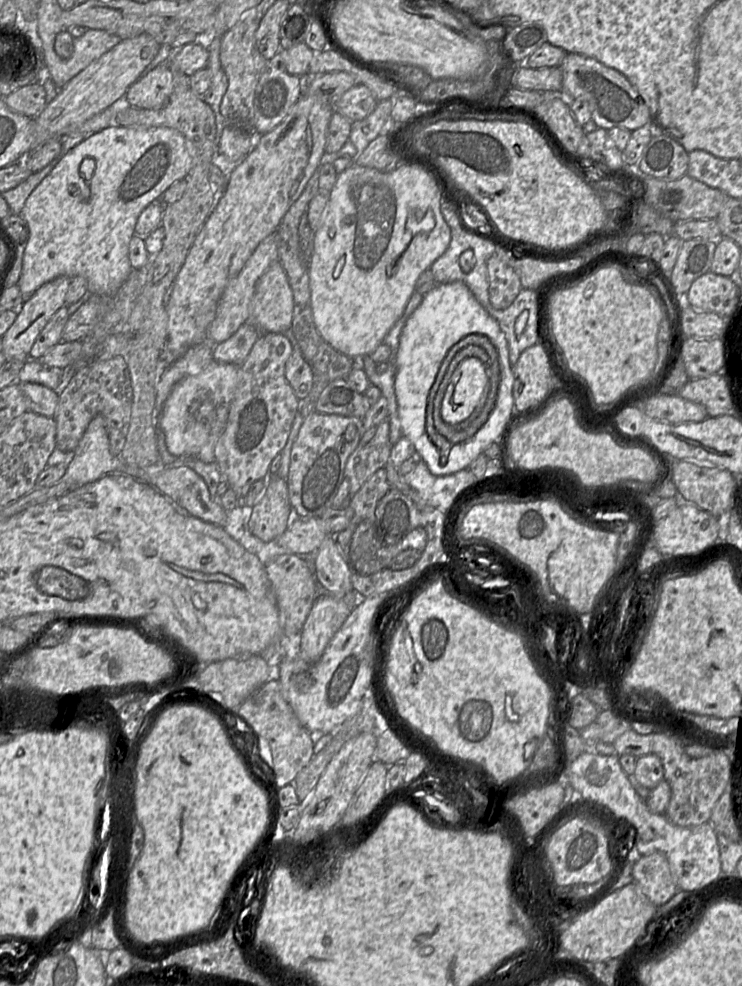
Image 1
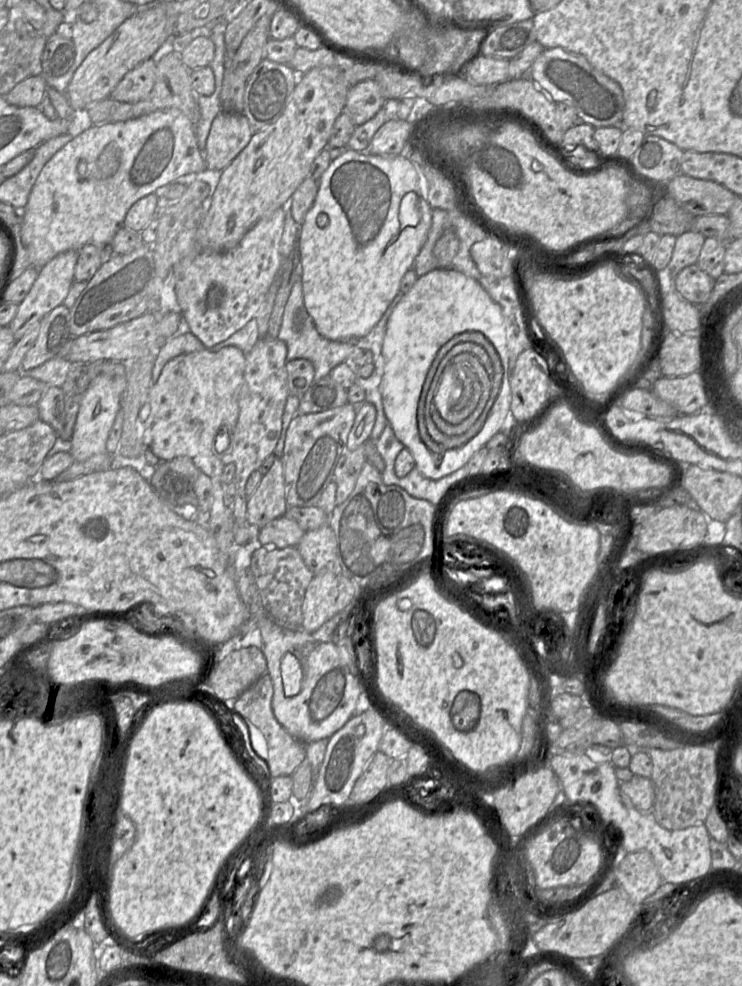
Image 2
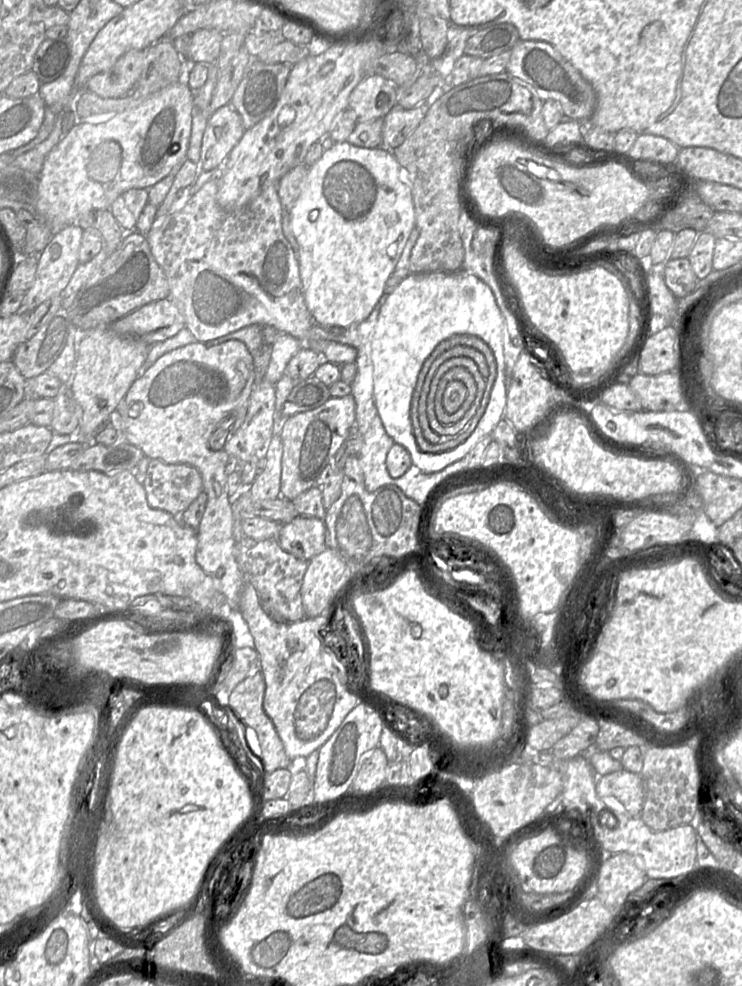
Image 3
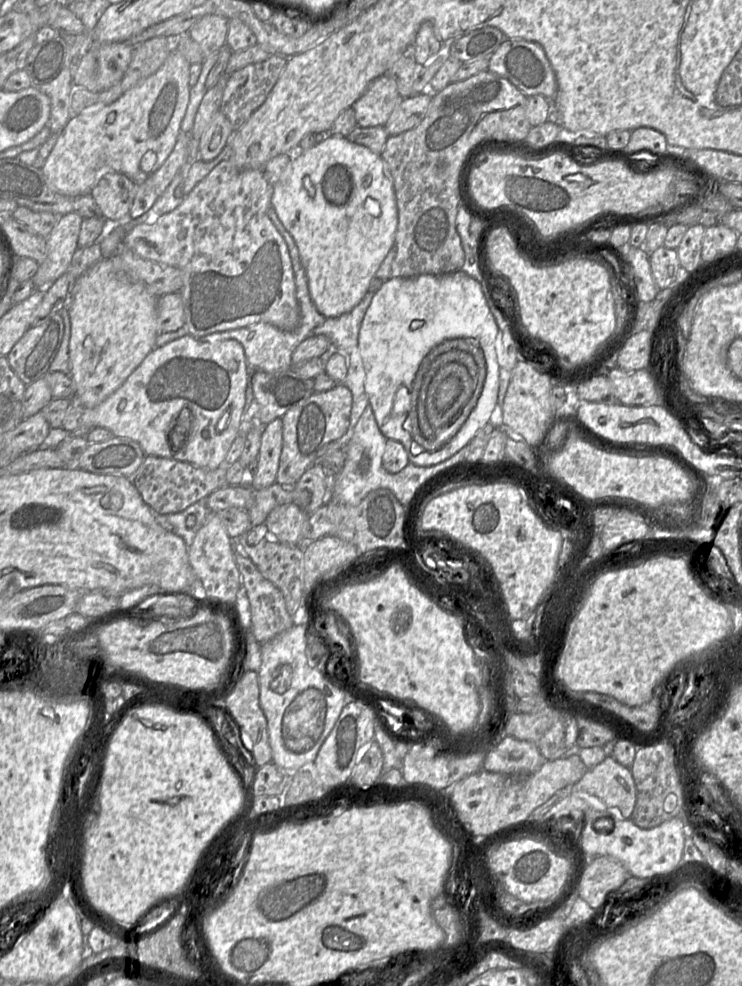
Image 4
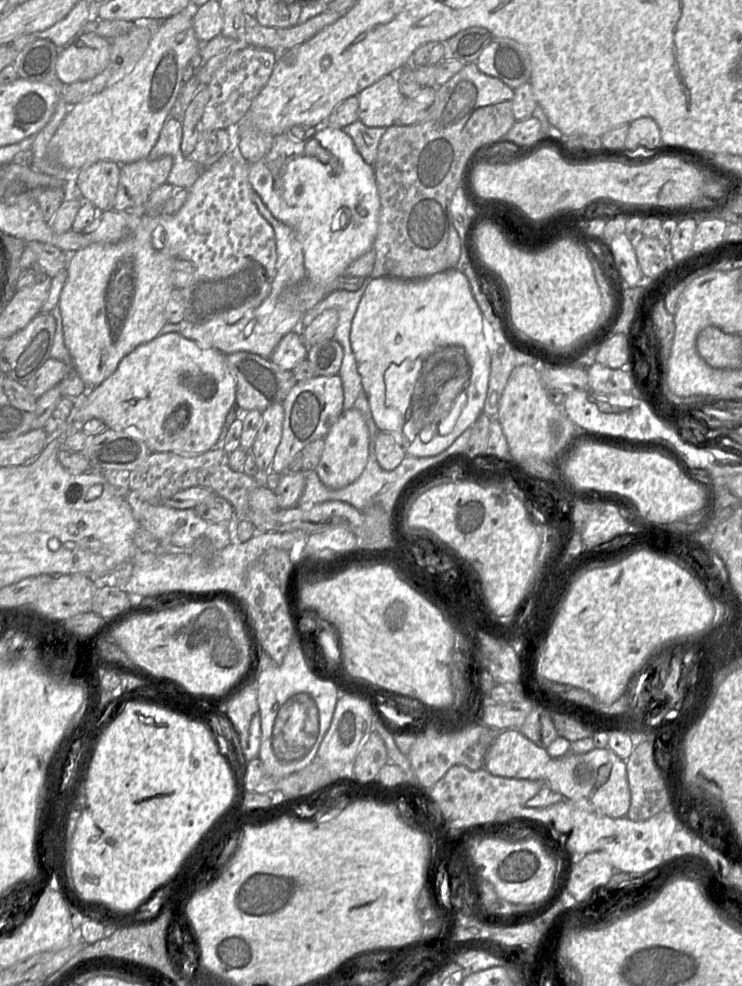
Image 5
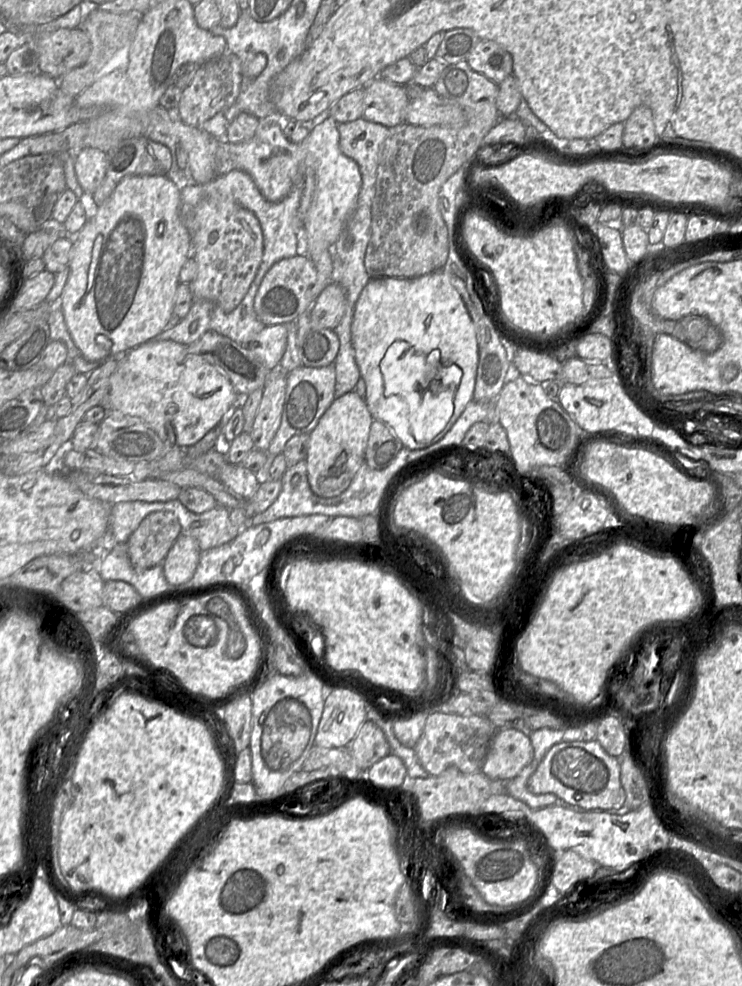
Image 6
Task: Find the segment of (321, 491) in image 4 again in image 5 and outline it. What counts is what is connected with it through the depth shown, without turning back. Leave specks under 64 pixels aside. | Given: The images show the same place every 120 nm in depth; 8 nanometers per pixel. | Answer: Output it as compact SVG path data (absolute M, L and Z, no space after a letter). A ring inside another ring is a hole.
M270 466L270 472L267 474L266 486L259 487L269 487L275 492L280 509L295 507L305 487L305 471L298 471L294 474L271 474Z

